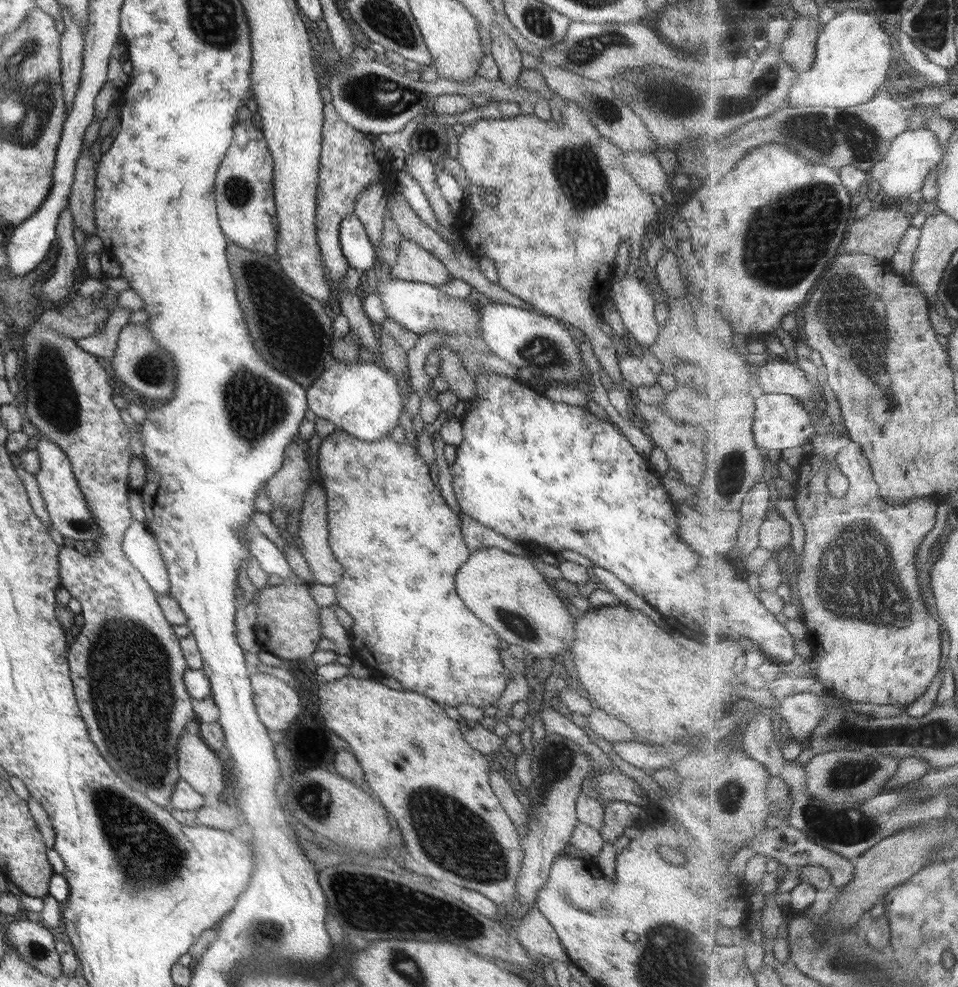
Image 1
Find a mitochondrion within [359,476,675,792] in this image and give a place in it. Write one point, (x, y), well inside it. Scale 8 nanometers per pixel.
(517, 624)

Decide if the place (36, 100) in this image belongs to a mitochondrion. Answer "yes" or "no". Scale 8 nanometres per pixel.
yes

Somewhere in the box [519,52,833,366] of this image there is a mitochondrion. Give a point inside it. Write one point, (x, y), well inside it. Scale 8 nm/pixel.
(578, 169)

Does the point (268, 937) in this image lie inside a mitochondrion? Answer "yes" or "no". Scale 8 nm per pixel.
yes

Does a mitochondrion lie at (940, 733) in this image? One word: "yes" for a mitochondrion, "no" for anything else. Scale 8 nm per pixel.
yes

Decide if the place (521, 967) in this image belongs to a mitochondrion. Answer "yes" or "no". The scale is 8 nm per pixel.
no

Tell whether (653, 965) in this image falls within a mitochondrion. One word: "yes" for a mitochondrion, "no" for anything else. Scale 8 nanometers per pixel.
yes

